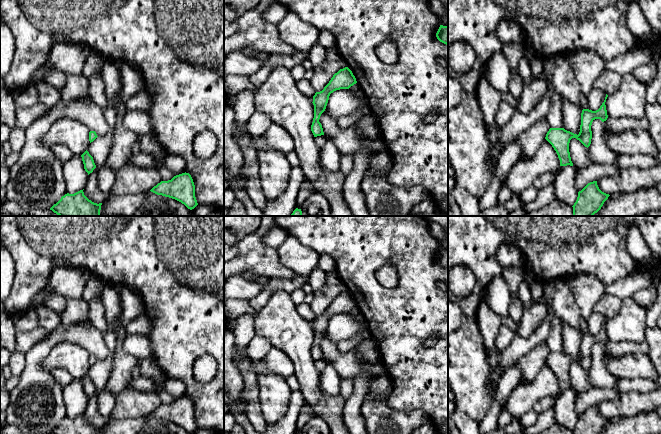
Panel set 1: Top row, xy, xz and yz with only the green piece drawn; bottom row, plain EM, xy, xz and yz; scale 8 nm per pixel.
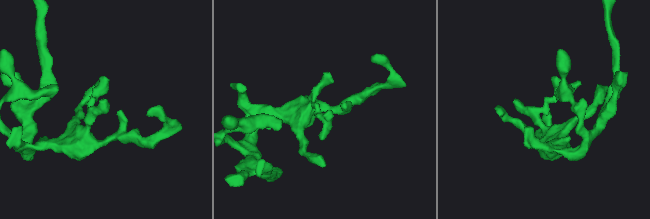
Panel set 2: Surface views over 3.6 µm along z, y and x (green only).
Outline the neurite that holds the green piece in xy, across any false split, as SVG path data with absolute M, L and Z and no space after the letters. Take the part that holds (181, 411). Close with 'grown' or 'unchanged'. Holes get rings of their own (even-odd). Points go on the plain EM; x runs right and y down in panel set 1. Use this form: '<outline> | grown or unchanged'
M189 397L174 400L171 404L161 405L154 410L151 416L175 423L188 433L194 433L198 427L195 421L195 409Z | unchanged

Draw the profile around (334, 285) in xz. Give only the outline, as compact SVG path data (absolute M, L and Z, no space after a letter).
M336 272L326 275L326 284L319 291L314 293L314 299L310 304L315 316L320 316L329 307L331 302L340 293L347 291L347 287Z

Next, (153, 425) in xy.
M151 415L146 417L146 423L138 434L190 434L181 426L157 419Z

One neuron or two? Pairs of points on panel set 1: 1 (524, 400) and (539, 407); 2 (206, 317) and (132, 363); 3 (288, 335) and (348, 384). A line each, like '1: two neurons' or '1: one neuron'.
1: two neurons
2: two neurons
3: two neurons

